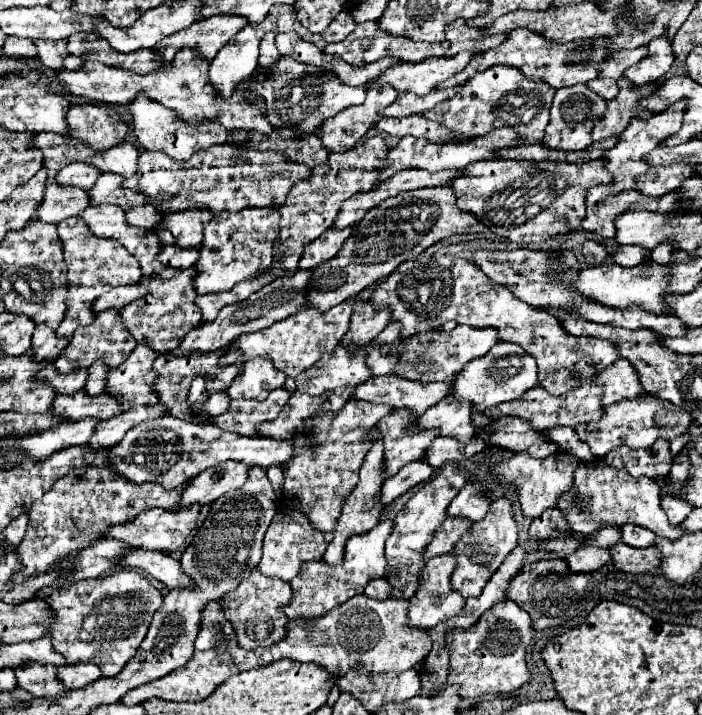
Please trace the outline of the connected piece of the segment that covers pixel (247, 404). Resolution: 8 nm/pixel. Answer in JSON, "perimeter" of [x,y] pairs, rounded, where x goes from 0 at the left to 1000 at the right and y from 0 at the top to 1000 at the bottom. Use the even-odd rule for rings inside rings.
{"perimeter":[[[397,543],[397,545],[386,545],[380,559],[375,559],[375,562],[329,559],[329,571],[321,579],[309,582],[306,590],[318,601],[369,613],[369,607],[363,607],[363,596],[369,596],[380,587],[392,587],[397,582],[400,571],[409,565],[412,554],[415,551],[406,543]]]}

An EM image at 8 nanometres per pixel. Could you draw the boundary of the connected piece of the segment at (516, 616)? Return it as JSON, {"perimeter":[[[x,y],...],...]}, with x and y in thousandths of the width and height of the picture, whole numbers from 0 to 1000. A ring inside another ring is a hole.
{"perimeter":[[[719,839],[694,853],[682,870],[668,881],[642,881],[637,887],[637,903],[642,909],[640,957],[654,957],[660,976],[679,976],[694,971],[725,971],[756,951],[756,940],[748,926],[751,903],[762,890],[756,864],[734,842]]]}

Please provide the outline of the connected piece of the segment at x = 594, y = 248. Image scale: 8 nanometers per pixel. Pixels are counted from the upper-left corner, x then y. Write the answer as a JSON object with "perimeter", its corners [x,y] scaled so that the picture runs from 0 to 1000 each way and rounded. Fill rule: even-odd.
{"perimeter":[[[836,336],[836,338],[830,341],[830,355],[833,355],[833,364],[836,364],[839,369],[856,369],[859,364],[868,361],[865,347],[862,347],[859,341],[848,338],[848,336]]]}

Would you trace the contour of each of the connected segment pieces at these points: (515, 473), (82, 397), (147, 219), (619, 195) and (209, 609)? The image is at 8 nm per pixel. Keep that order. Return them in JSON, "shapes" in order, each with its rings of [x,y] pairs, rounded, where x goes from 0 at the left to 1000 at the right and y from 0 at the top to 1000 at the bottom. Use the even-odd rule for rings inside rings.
{"shapes":[[[[793,632],[774,643],[756,641],[754,635],[734,635],[728,643],[708,649],[708,655],[699,657],[699,663],[719,677],[734,674],[736,697],[742,702],[745,719],[754,724],[765,724],[774,719],[774,713],[793,708],[796,694],[802,694],[813,683],[816,657],[822,657],[822,652],[825,652],[825,641],[816,635],[808,635],[808,632]]],[[[115,545],[104,554],[81,551],[75,559],[75,573],[98,590],[110,590],[124,582],[135,582],[141,587],[161,585],[175,576],[175,568],[170,568],[170,557],[158,557],[158,551],[152,548],[127,554],[121,545]]],[[[207,285],[198,291],[187,291],[181,297],[181,310],[187,316],[201,316],[201,319],[218,319],[229,310],[229,299],[218,285]]],[[[848,260],[836,269],[836,302],[828,313],[828,322],[848,324],[859,333],[876,330],[876,305],[887,299],[887,294],[930,294],[950,297],[962,288],[967,277],[962,269],[947,271],[942,277],[922,277],[910,271],[910,266],[887,266],[870,269],[870,260]]],[[[312,839],[298,842],[286,859],[286,878],[278,895],[278,909],[312,909],[318,898],[338,898],[335,878],[318,862]]]]}

